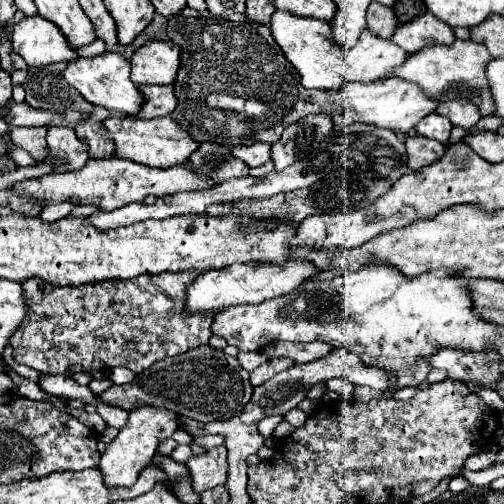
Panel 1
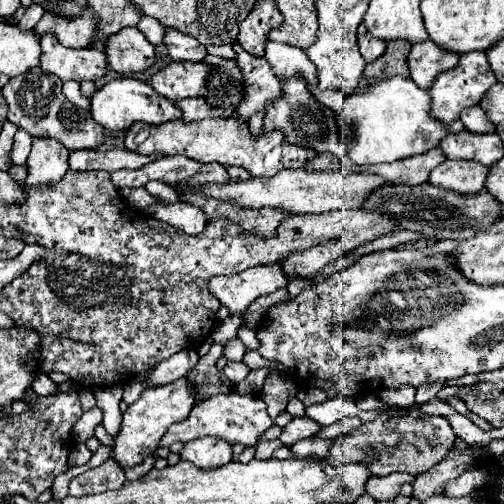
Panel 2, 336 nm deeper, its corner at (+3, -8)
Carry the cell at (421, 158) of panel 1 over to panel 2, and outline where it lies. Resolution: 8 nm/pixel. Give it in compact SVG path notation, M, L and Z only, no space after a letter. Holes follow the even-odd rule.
M444 160L432 170L430 184L458 194L478 194L484 190L488 168L470 160ZM468 188L468 190L466 190Z

